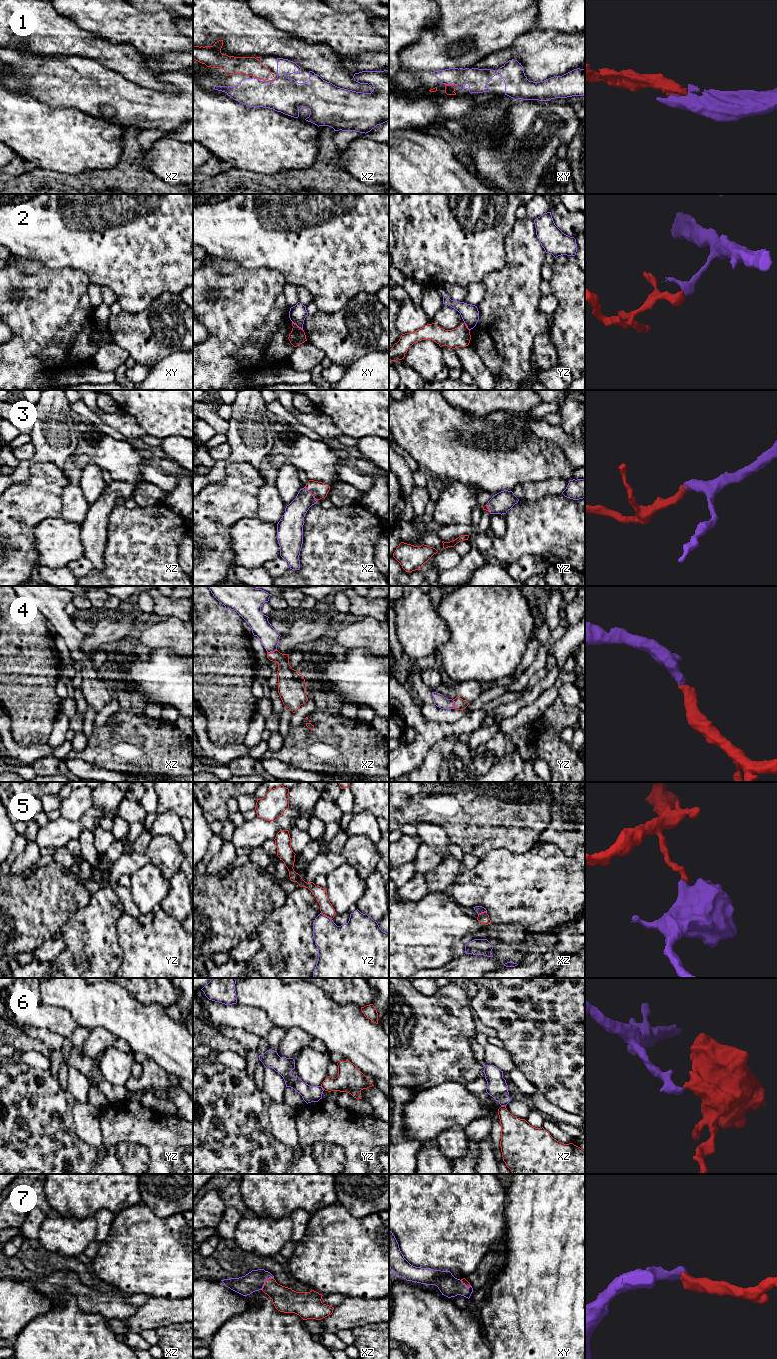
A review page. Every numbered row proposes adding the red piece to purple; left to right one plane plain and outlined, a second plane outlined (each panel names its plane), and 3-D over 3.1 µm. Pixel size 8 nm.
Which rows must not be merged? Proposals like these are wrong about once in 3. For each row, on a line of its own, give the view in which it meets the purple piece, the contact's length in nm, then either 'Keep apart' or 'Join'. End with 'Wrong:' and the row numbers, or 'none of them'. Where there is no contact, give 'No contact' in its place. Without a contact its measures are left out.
1: Touches purple in xy. Shared border 110 nm. Join
2: Touches purple in xy. Shared border 110 nm. Keep apart
3: Touches purple in xz. Shared border 160 nm. Join
4: Touches purple in xz. Shared border 80 nm. Join
5: Touches purple in yz. Shared border 110 nm. Keep apart
6: Touches purple in xz. Shared border 40 nm. Keep apart
7: Touches purple in xz. Shared border 140 nm. Join
Wrong: 2, 5, 6

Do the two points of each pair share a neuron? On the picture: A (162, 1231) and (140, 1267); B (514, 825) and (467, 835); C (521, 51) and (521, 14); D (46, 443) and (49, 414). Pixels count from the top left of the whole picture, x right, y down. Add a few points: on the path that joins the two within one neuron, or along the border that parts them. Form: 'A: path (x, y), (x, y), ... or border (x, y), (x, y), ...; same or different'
A: path (162, 1240), (162, 1244), (148, 1258); same
B: path (502, 827), (481, 828), (479, 830); same
C: border (527, 31), (506, 48), (502, 49); different
D: path (49, 436), (49, 421); same

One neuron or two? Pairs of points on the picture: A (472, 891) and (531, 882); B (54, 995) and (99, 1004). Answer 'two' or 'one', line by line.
A: one
B: one

